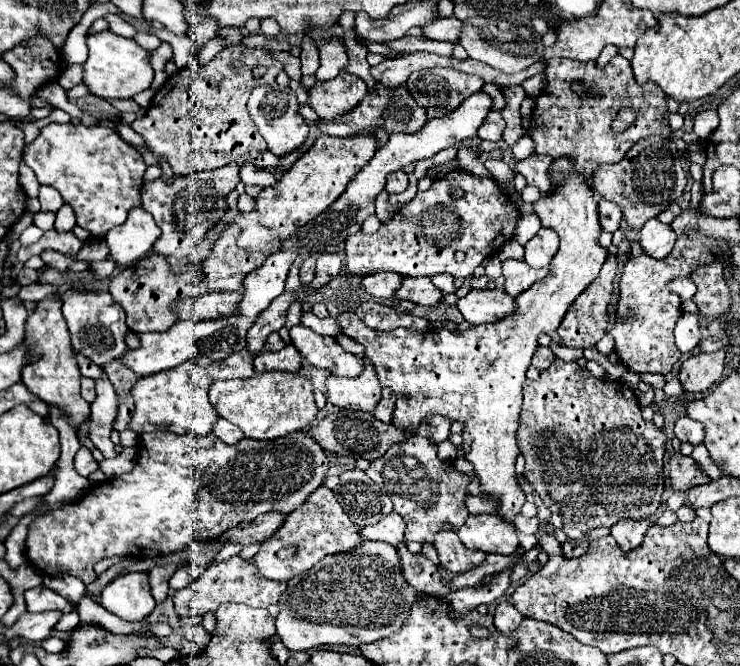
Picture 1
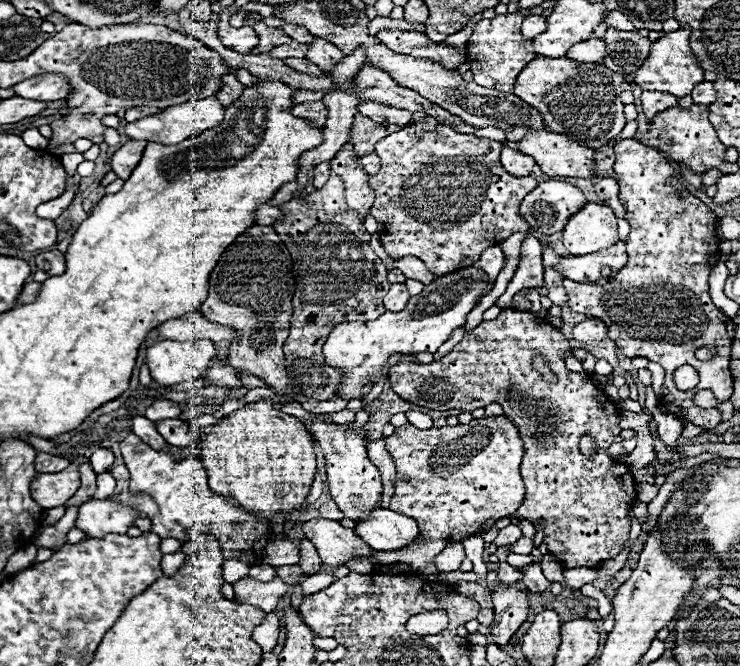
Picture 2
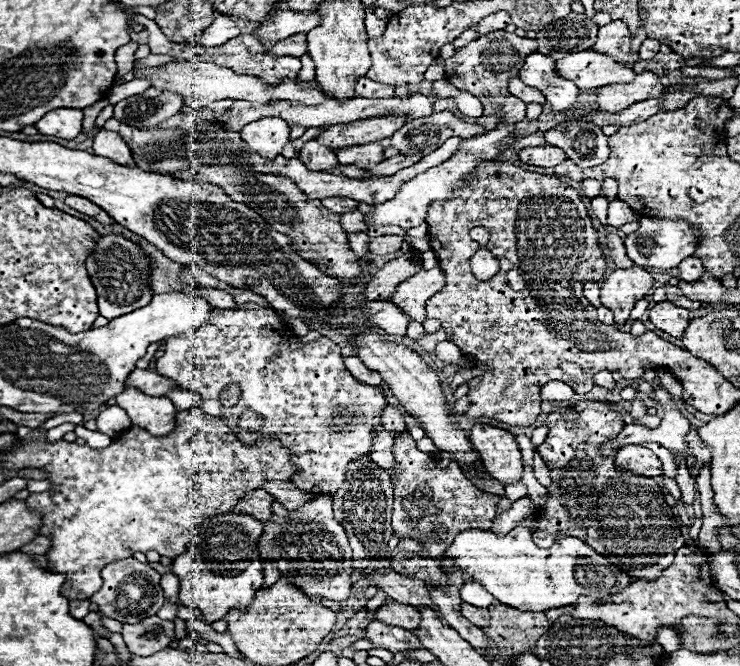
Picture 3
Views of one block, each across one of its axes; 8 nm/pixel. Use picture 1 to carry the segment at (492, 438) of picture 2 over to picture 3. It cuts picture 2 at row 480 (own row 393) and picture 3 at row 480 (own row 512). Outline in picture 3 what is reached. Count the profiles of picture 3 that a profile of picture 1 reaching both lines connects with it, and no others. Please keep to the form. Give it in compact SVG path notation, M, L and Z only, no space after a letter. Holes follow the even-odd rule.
M474 424L470 440L474 450L480 454L484 470L494 480L514 484L522 478L524 464L514 434L490 424Z

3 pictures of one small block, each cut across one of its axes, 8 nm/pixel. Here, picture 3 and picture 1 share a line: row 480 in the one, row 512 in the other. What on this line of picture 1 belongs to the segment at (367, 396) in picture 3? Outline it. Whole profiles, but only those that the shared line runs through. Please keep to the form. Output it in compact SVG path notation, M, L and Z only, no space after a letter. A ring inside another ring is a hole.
M320 486L310 498L306 498L306 502L298 510L294 510L286 518L284 526L274 536L270 536L266 542L262 542L262 548L254 556L254 562L256 562L258 572L264 578L290 580L292 576L312 568L318 560L324 558L324 554L348 552L348 550L356 548L360 542L362 542L362 538L358 534L358 526L354 522L350 522L350 518L344 514L342 506L334 498L334 494L326 486ZM286 546L294 546L296 554L288 560L278 560L276 552Z

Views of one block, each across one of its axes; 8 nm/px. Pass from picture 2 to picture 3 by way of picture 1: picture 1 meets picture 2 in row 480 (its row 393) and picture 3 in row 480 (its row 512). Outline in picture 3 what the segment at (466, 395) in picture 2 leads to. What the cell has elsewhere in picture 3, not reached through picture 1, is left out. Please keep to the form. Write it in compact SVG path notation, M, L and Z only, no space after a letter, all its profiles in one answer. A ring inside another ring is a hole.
M588 400L588 412L582 412L578 422L568 422L560 412L552 412L546 420L546 426L550 432L546 440L536 448L536 452L548 464L552 478L558 484L548 488L548 504L546 510L538 514L540 528L532 534L534 542L546 548L554 544L554 538L558 534L570 534L574 538L582 538L582 542L598 550L598 554L610 558L612 564L618 564L618 568L632 578L658 578L658 574L662 574L662 570L674 562L674 554L684 546L684 538L680 534L678 518L672 514L670 506L664 500L664 492L654 478L636 476L632 472L618 472L614 466L614 456L598 454L600 442L616 438L624 428L622 414L612 410L608 400Z

